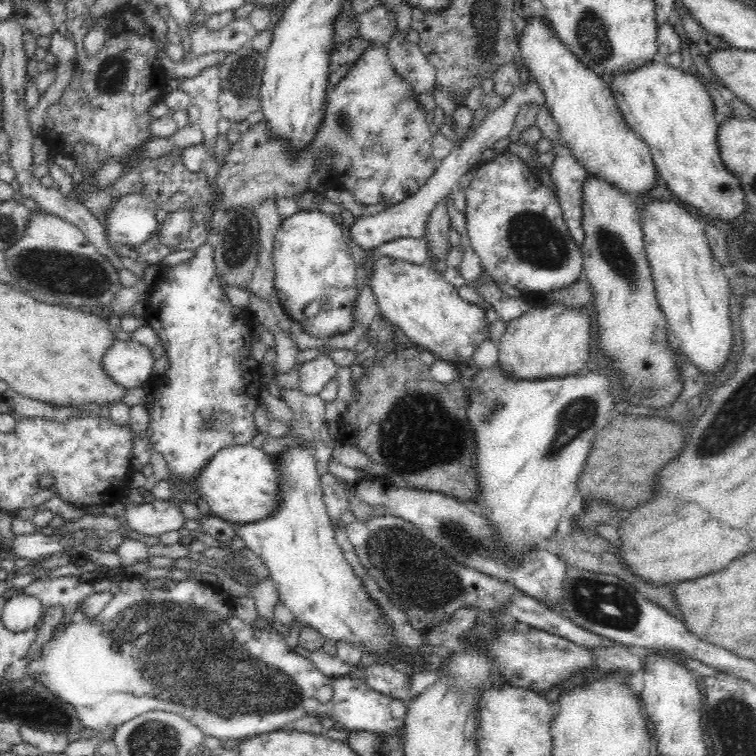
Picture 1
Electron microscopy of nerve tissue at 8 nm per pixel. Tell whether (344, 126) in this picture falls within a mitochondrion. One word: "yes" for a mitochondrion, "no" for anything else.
yes

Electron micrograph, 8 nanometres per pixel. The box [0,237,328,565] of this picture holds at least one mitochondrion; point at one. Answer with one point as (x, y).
(78, 276)

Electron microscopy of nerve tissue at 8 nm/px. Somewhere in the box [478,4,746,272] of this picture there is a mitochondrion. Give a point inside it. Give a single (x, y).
(596, 46)

